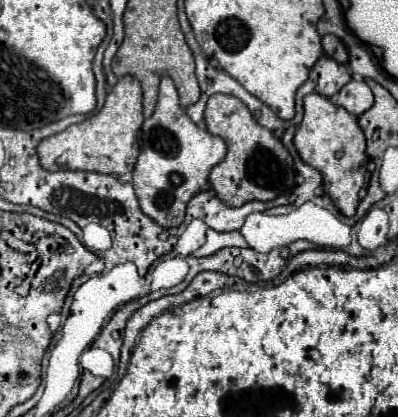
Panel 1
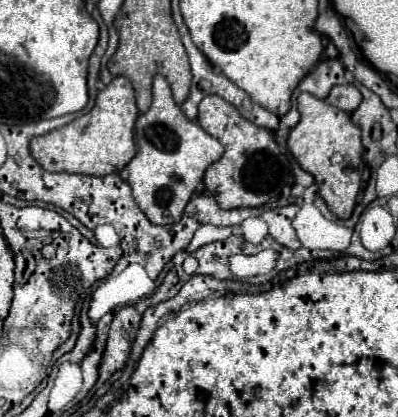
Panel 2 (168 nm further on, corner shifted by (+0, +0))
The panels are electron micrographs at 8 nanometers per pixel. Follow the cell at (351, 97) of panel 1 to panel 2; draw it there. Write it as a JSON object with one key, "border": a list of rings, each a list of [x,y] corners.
{"border":[[[337,85],[331,89],[327,101],[345,113],[353,113],[363,101],[363,95],[355,85]]]}

